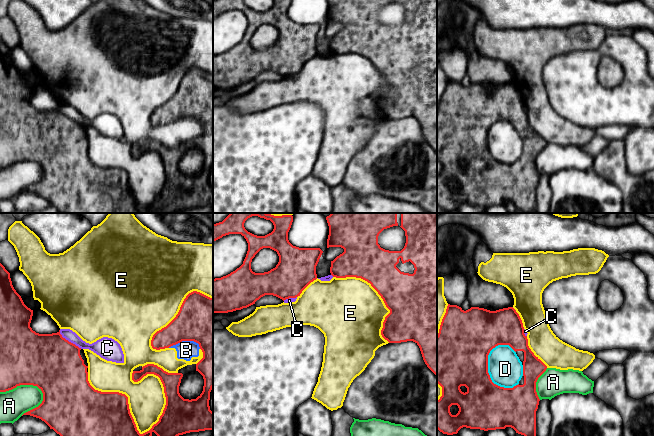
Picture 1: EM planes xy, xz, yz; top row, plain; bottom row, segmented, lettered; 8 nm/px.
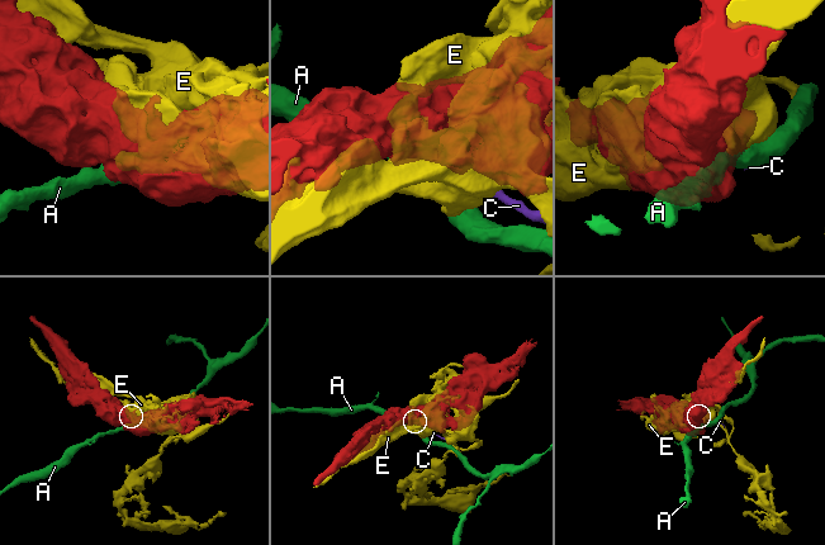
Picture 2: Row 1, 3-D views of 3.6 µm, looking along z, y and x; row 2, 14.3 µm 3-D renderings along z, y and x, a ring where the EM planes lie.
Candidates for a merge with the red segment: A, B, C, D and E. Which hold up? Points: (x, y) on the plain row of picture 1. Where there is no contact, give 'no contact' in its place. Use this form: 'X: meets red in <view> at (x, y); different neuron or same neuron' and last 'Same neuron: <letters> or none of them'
A: meets red in xy at (25, 160); different neuron
B: meets red in xy at (185, 116); different neuron
C: meets red in xy at (68, 117); different neuron
D: meets red in yz at (489, 152); different neuron
E: meets red in xy at (127, 176); different neuron
Same neuron: none of them

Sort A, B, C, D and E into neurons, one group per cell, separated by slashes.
A / B D E / C

